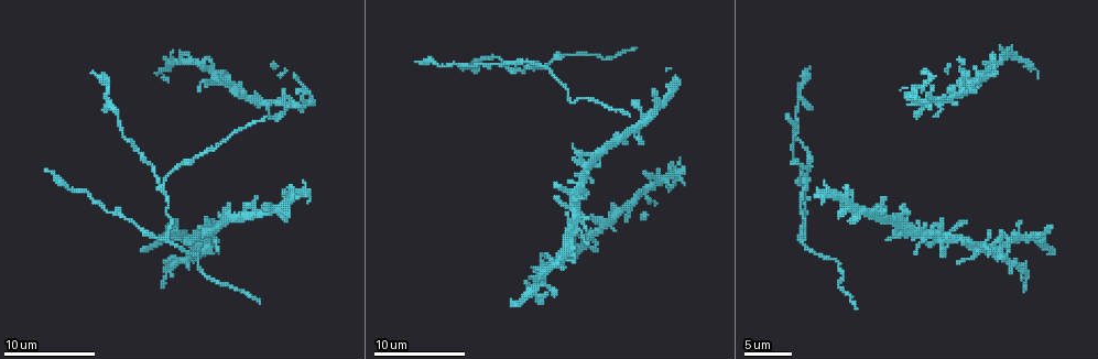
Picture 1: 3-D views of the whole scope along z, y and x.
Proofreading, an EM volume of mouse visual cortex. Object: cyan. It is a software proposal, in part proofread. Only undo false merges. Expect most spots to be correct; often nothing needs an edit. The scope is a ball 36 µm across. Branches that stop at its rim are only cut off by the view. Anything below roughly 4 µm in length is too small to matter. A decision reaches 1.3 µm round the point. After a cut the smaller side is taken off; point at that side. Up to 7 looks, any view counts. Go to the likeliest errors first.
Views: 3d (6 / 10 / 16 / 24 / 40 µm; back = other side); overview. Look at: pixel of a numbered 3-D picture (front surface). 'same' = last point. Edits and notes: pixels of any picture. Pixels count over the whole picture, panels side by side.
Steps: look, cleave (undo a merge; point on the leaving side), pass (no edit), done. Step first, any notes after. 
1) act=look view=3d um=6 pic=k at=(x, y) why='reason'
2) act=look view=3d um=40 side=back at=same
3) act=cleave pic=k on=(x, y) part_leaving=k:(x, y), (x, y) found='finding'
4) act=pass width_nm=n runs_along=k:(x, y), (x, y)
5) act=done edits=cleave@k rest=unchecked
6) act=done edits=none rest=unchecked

act=look view=3d um=10 pic=1 at=(803, 242) why='branch point'

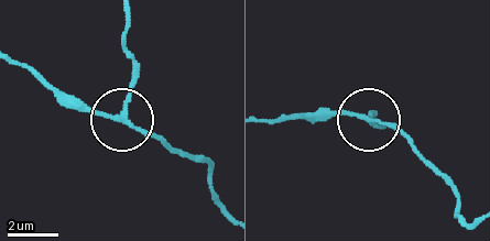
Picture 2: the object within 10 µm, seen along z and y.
act=look view=3d um=10 side=back pic=2 at=(120, 117)

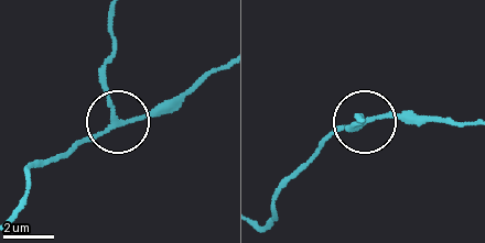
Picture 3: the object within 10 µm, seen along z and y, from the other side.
act=cleave pic=3 on=(101, 87) arms=3 part_leaving=3:(116, 122), (104, 74), (116, 42), (109, 17) found='a second neuron is stuck on'

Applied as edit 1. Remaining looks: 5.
act=look view=overview

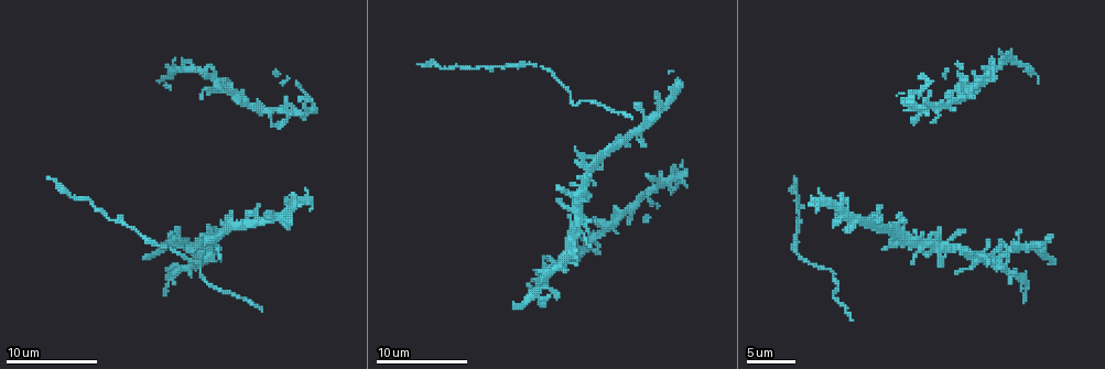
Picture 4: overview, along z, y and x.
act=look view=3d um=6 pic=4 at=(256, 214)

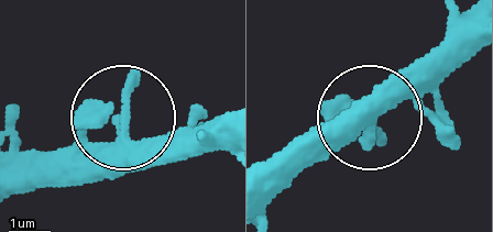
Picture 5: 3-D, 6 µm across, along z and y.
act=look view=3d um=6 side=back pic=5 at=(122, 128)

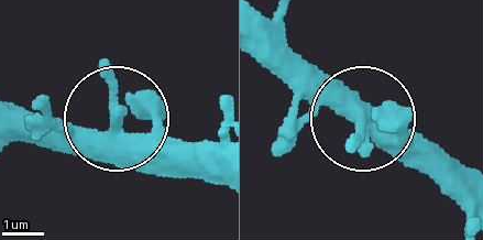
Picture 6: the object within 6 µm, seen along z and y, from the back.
act=pass side_arm_um=11 found='all the same neuron'

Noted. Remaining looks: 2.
act=look view=3d um=10 pic=4 at=(894, 245) why='two arms in line, one across'

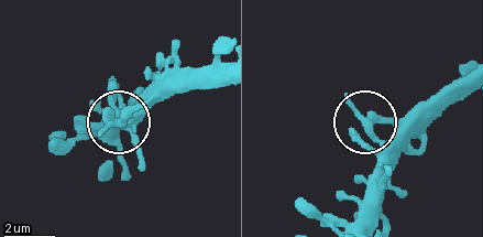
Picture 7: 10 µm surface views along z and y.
act=pass width_nm=300 found='continuous, no second neuron'

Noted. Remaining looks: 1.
act=done edits=cleave@3 rest=unchecked

